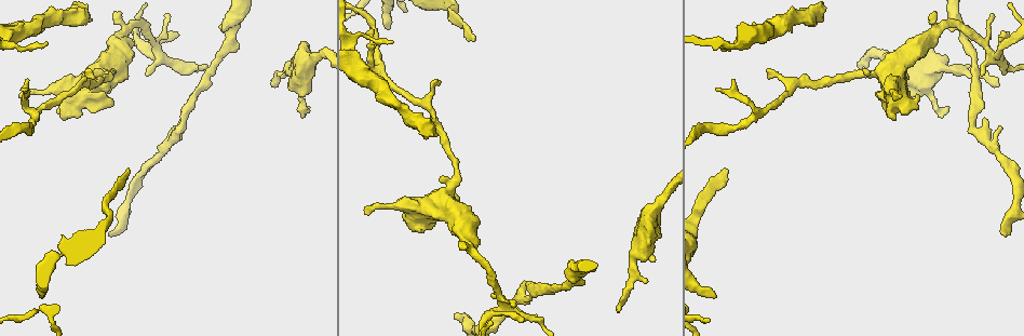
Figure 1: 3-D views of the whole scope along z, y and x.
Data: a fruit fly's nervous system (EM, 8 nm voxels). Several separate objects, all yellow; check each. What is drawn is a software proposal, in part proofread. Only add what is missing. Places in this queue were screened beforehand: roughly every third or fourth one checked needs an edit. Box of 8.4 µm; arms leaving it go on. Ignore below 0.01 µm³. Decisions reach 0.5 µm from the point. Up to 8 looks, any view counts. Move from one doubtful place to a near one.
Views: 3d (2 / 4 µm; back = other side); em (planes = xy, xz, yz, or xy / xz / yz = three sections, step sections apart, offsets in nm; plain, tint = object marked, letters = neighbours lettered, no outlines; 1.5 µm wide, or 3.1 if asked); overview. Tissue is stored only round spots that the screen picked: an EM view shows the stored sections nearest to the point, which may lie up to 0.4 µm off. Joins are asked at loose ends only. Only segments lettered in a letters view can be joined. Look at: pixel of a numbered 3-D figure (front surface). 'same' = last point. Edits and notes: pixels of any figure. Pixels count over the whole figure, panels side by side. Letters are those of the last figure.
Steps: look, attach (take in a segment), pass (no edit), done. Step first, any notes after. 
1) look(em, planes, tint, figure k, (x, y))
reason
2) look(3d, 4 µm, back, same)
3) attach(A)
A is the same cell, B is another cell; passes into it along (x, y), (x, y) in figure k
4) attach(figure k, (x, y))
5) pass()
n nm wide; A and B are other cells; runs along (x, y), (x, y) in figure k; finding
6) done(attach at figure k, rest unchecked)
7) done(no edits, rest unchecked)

look(3d, 2 µm, figure 1, (48, 43))
branch stops here

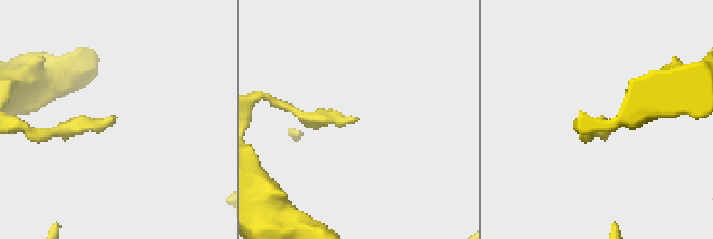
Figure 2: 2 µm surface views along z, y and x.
look(em, xy, step 4, letters, figure 2, (112, 115))
need the tissue

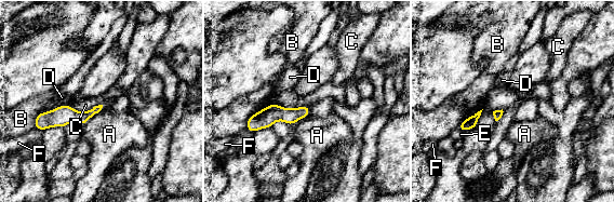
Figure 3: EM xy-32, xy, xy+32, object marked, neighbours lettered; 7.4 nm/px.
pass()
A, B, C, D, E and F are other cells; border along (66, 104), (80, 111), (102, 105) in figure 3; no lettered segment goes on from it

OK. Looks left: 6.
look(em, xz, step 4, letters, figure 1, (883, 104))

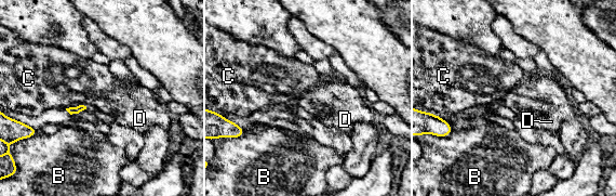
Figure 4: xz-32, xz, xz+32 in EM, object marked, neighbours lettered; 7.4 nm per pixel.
look(em, planes, letters, same)

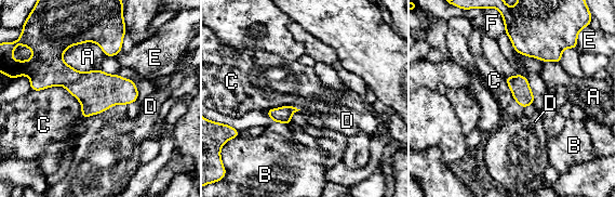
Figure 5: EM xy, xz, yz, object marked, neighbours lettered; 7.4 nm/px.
pass()
C touches over 460 nm; A, B, C, D, E and F are other cells; border along (30, 89), (63, 86), (84, 118) in figure 5; no lettered segment goes on from it

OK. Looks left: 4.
look(3d, 2 µm, figure 1, (473, 41))
thin end

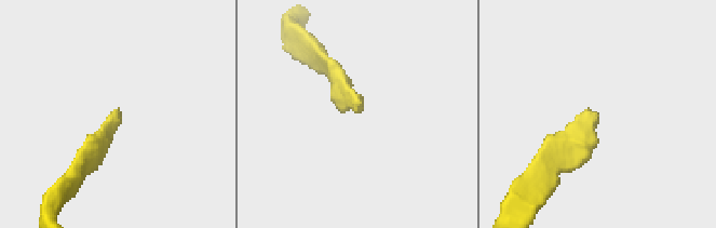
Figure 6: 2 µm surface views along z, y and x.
look(em, xy, step 4, letters, figure 6, (116, 110))
need the tissue

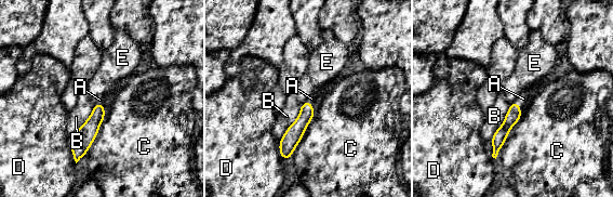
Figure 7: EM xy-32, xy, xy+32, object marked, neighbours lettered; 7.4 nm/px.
look(em, planes, letters, same)

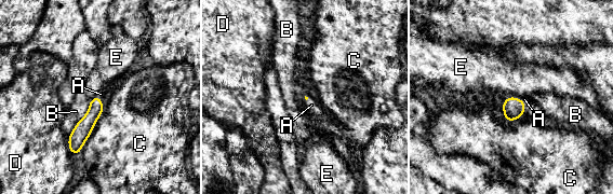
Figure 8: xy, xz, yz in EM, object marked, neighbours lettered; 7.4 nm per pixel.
attach(A)
C touches over 380 nm; A is the same cell, B, C, D and E are other cells; passes into it along (512, 108), (517, 98), (524, 99) in figure 8; it goes on there

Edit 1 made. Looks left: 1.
done(attach at figure 8, rest unchecked)

